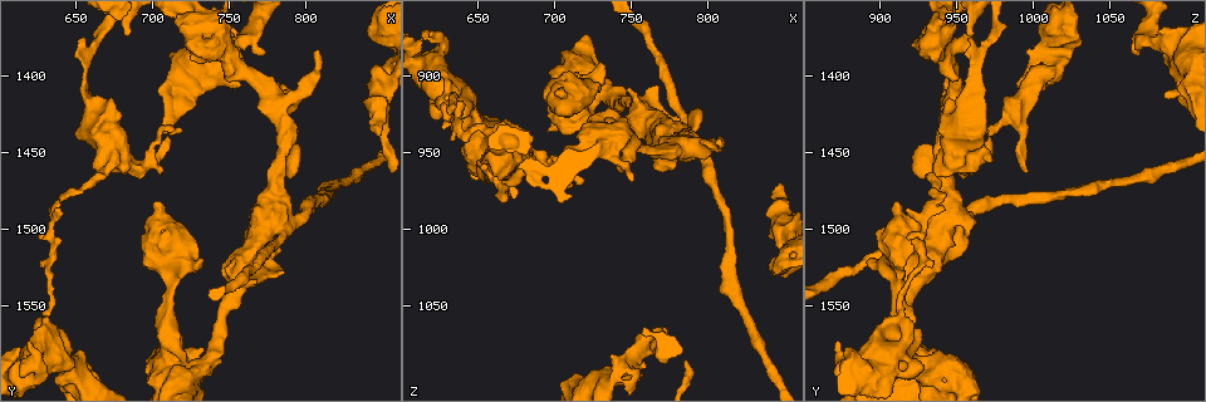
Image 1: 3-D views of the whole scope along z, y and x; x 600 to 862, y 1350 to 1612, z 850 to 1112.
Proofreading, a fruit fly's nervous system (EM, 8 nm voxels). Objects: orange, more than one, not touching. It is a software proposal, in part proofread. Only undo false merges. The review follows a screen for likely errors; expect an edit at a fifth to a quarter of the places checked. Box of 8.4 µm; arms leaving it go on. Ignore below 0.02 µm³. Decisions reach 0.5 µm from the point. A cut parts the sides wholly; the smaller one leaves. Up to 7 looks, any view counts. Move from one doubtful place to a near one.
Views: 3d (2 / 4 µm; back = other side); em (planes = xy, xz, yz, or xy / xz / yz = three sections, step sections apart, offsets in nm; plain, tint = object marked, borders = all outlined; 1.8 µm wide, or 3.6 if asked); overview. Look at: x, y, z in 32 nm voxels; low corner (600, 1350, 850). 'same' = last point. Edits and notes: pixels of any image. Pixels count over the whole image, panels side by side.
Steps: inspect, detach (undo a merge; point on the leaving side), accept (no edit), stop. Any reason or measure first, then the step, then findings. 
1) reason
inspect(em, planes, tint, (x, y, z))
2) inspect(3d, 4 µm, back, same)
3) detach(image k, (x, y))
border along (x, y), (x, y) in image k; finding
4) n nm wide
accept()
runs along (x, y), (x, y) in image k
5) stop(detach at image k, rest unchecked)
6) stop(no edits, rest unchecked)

three arms meet
inspect(3d, 4 µm, (676, 1456, 952))

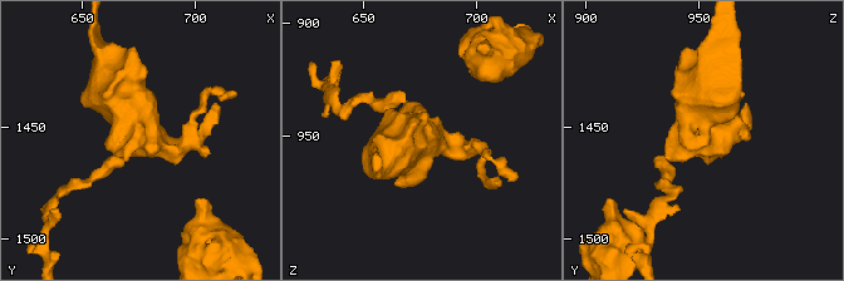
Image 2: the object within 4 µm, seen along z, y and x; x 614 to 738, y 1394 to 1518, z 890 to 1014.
now the EM
inspect(em, xy, step 8, tint, (677, 1456, 952))

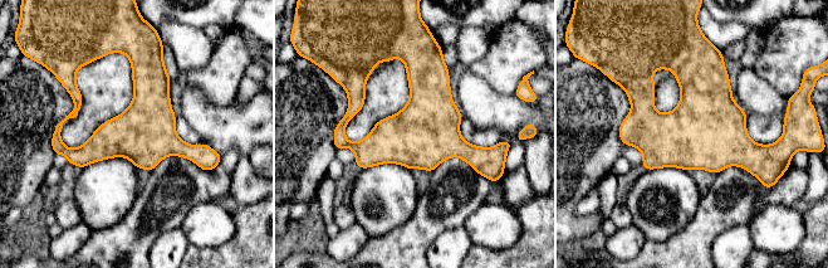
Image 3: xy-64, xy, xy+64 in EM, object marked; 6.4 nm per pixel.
another direction
inspect(em, xz, step 4, borders, same)

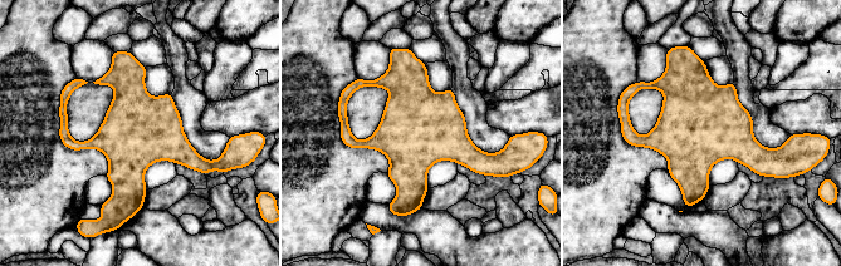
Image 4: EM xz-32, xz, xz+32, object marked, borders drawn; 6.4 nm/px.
460 nm wide
accept()
all the same neuron

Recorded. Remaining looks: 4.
touches itself
inspect(em, planes, tint, (708, 1496, 912))

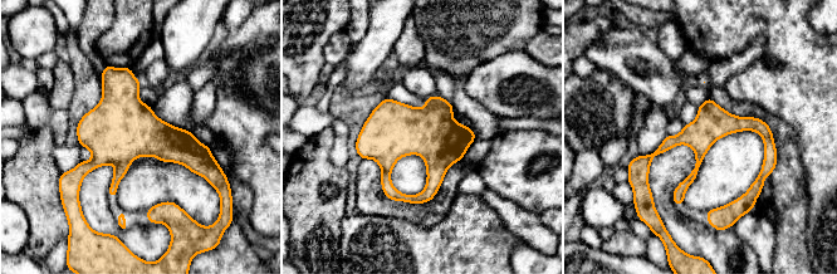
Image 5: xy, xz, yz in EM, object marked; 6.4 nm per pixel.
accept()
all the same neuron

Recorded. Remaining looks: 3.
thick turns thin
inspect(em, planes, tint, (630, 1556, 914))

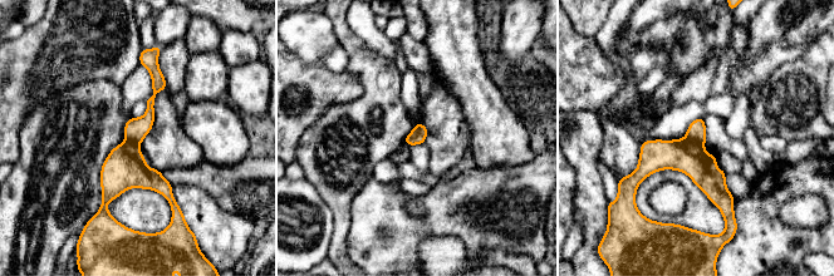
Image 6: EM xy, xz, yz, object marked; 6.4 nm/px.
detach(image 6, (696, 132))
the part that leaves runs along (150, 63), (156, 92), (133, 139) in image 6; two neurons meet here

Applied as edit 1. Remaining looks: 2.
stop(detach at image 6, rest unchecked)

